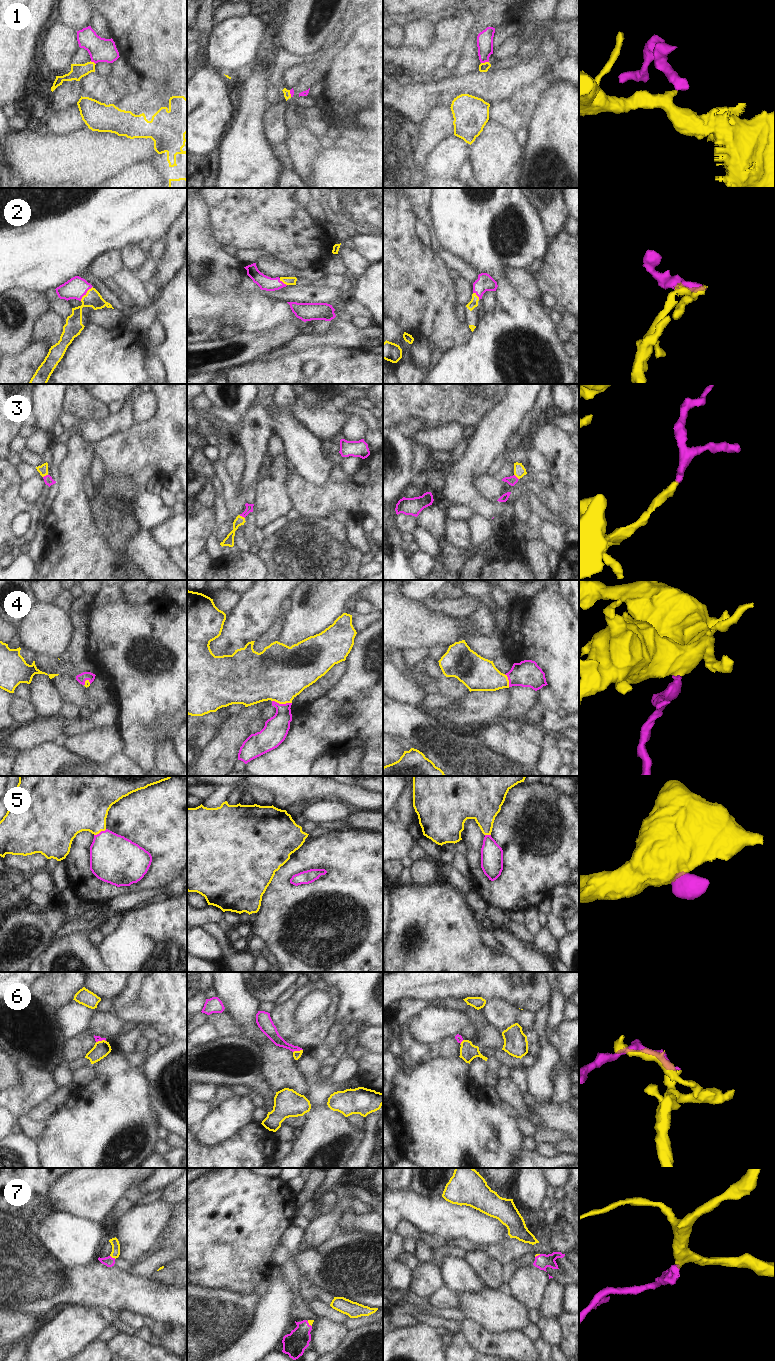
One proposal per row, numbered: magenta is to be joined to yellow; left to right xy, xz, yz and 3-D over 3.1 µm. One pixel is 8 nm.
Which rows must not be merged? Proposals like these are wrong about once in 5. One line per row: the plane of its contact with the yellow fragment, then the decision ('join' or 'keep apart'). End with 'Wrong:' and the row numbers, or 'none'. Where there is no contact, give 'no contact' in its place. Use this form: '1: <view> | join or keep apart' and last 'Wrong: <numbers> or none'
1: yz | keep apart
2: xy | join
3: xz | join
4: xz | join
5: xy | join
6: xz | keep apart
7: xy | join
Wrong: 1, 6

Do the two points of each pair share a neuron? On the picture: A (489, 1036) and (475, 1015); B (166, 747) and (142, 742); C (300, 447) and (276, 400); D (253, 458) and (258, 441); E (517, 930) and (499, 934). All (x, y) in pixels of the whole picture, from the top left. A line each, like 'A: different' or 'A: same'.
A: same
B: different
C: same
D: same
E: different

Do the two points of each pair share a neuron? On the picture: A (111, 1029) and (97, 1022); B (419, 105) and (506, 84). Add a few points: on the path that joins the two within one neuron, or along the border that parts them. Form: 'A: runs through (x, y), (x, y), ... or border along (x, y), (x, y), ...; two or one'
A: runs through (108, 1027), (100, 1023); one
B: runs through (441, 89), (455, 85), (484, 84); one

